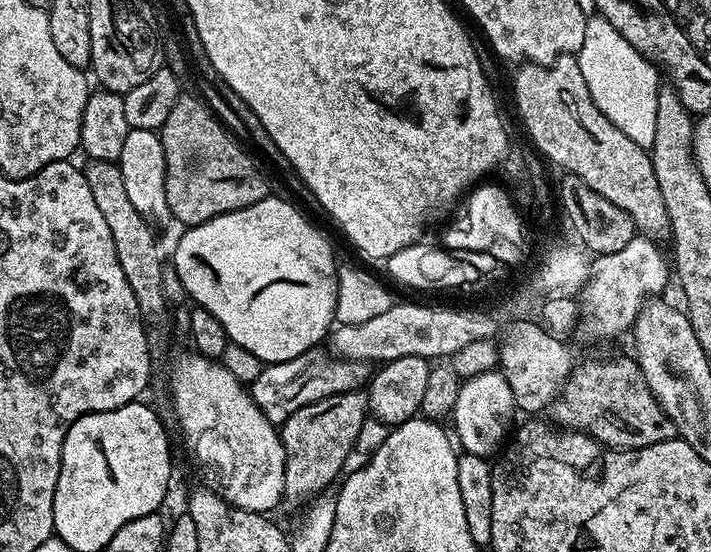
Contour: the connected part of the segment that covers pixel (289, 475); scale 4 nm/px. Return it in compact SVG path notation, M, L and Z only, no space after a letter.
M353 390L310 402L310 406L294 410L294 414L290 414L290 418L279 425L280 441L284 447L282 500L285 505L311 501L327 489L324 488L327 484L337 483L338 477L345 471L344 463L364 428L364 419L369 419L369 416L367 395L363 391Z

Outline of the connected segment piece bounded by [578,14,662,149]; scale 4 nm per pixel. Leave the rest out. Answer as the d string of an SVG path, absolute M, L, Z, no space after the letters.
M599 14L588 16L586 38L578 53L578 63L582 78L586 78L590 98L594 98L594 106L598 106L598 110L602 110L626 138L651 149L655 136L655 110L662 85L657 65L626 42L626 38L610 26L608 19Z

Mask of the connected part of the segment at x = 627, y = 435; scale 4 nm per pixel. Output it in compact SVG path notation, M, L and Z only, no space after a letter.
M629 357L577 365L554 399L551 412L559 427L593 436L605 448L641 448L677 439L674 422L656 401L635 359Z

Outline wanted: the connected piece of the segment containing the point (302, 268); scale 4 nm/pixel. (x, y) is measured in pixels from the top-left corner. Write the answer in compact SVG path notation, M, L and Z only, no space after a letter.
M269 194L264 199L254 202L254 206L246 206L242 210L234 210L221 216L215 216L201 224L185 227L183 231L180 241L176 244L176 249L172 252L172 264L176 267L176 276L180 279L181 286L188 291L193 305L210 310L210 314L214 314L214 318L218 318L218 322L222 324L222 330L226 330L231 343L242 346L245 350L250 350L250 354L254 354L254 358L258 358L263 364L277 364L278 362L290 362L299 356L309 355L319 345L316 343L324 335L324 339L329 335L336 320L336 303L338 302L336 256L332 253L331 242L290 201L283 200L282 197L275 196L275 194Z

